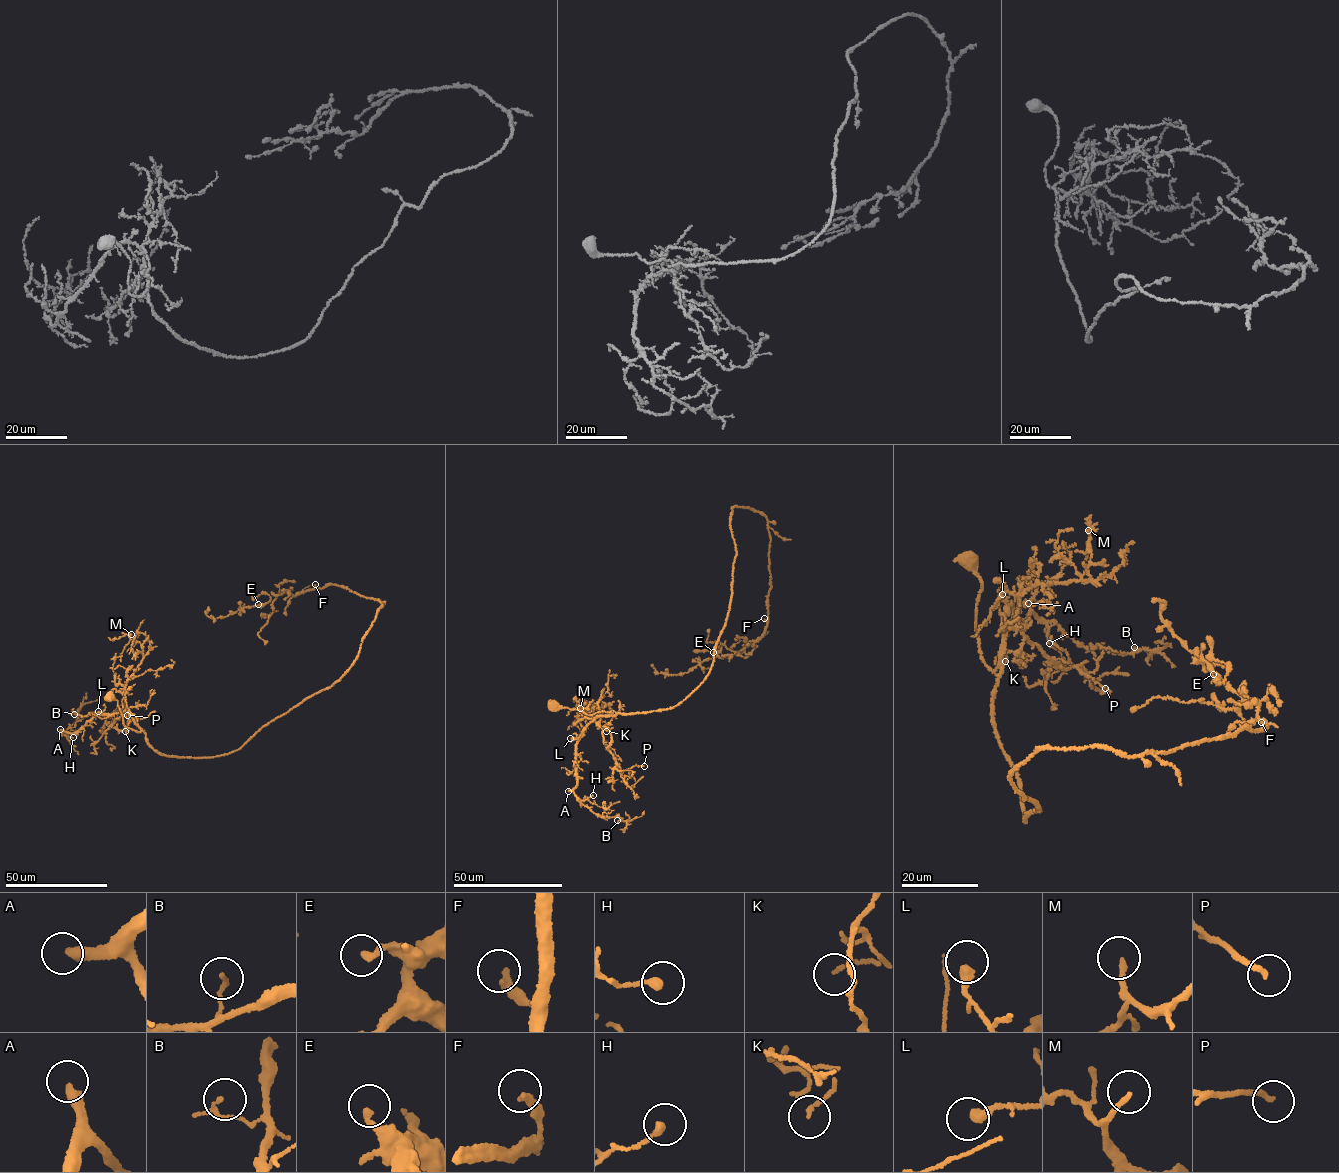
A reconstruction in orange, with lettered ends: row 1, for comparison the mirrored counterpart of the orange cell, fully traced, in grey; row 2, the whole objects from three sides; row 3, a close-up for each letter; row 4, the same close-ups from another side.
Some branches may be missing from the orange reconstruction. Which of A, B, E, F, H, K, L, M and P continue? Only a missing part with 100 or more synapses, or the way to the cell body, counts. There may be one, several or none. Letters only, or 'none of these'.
A

